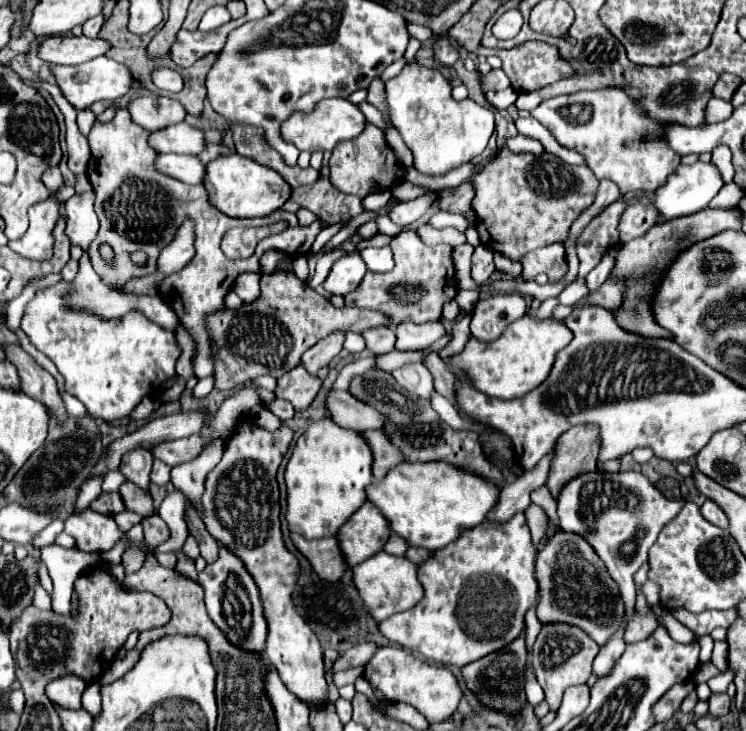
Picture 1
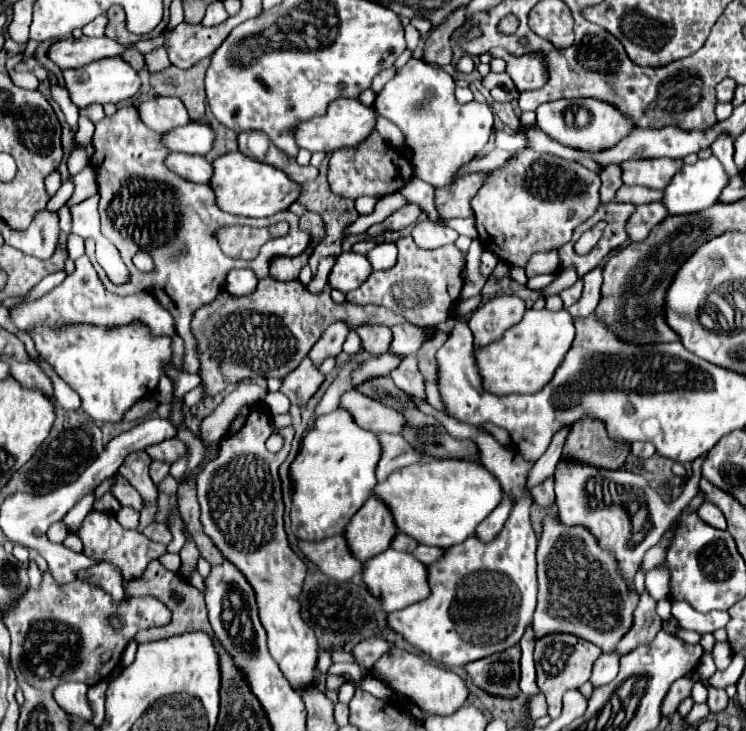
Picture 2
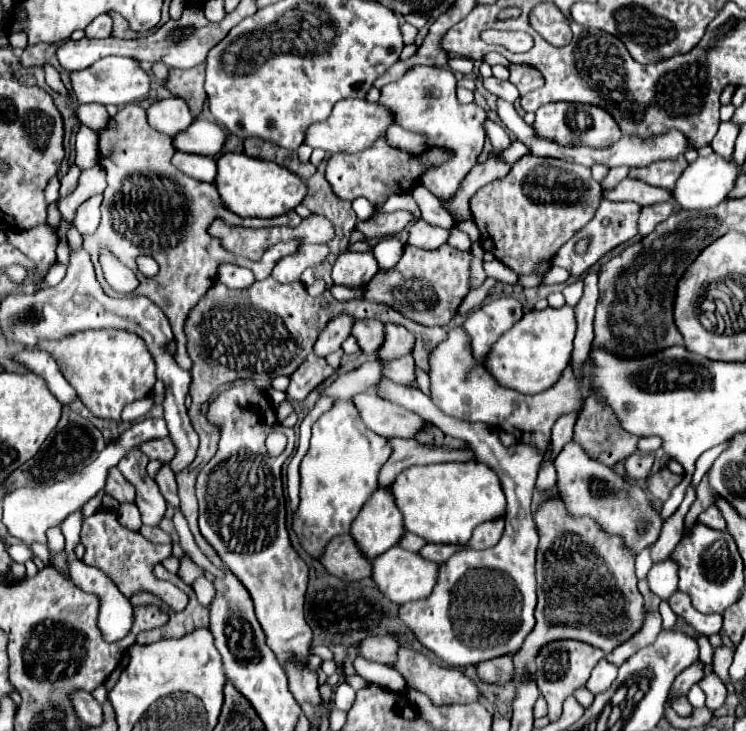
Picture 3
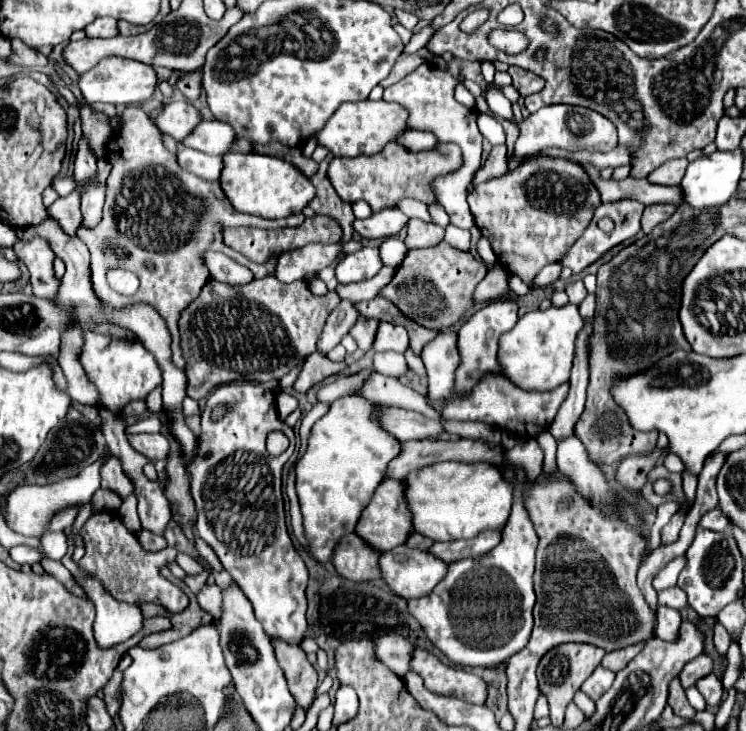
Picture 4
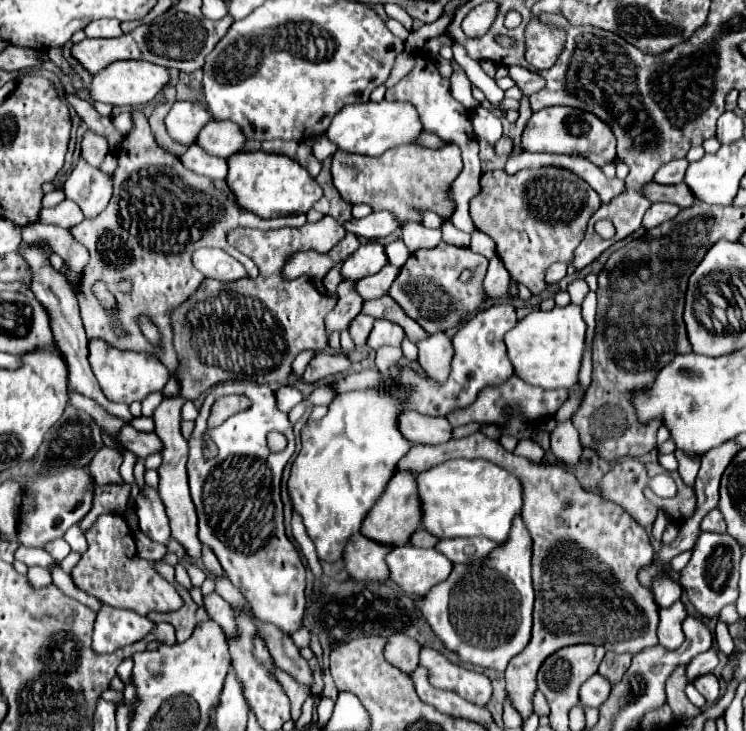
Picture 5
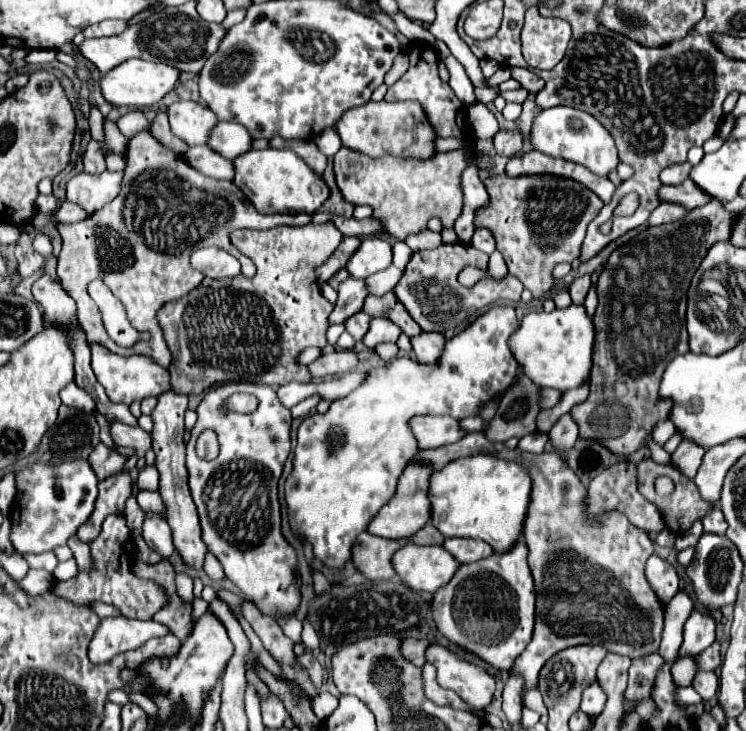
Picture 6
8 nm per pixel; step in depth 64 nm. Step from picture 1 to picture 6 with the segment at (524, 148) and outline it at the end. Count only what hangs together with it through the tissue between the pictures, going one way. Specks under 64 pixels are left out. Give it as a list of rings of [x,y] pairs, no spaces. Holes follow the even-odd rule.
[[[474,102],[466,108],[466,124],[468,124],[468,130],[472,132],[472,136],[492,138],[498,132],[498,122],[490,114],[492,112],[482,102]]]

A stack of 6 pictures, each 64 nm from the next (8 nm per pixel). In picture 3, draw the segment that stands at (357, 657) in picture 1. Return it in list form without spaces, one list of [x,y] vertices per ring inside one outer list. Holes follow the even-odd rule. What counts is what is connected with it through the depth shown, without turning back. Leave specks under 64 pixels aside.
[[[370,636],[360,642],[362,656],[386,666],[396,666],[400,642],[394,636]]]

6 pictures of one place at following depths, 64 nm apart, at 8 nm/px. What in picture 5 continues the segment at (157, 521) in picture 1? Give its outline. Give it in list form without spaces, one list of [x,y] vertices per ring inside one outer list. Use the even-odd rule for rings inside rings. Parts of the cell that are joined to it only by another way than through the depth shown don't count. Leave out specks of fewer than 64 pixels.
[[[138,532],[134,538],[136,538],[136,546],[138,546],[138,556],[142,556],[144,560],[158,562],[158,560],[164,558],[162,556],[162,554],[166,554],[166,548],[164,546],[158,546],[156,542],[150,542],[146,538],[146,534],[142,534],[142,532]]]

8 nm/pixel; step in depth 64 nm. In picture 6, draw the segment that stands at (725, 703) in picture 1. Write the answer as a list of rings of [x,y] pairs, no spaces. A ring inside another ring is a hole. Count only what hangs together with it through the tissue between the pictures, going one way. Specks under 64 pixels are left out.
[[[698,672],[690,684],[704,700],[714,698],[718,690],[718,676],[714,672]]]

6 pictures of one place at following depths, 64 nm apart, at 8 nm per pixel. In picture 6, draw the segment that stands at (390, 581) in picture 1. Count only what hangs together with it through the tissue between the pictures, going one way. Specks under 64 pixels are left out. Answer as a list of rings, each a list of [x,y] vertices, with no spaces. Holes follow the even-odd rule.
[[[412,542],[394,554],[392,564],[412,590],[430,594],[446,586],[460,568],[460,562],[442,546],[416,546]]]

